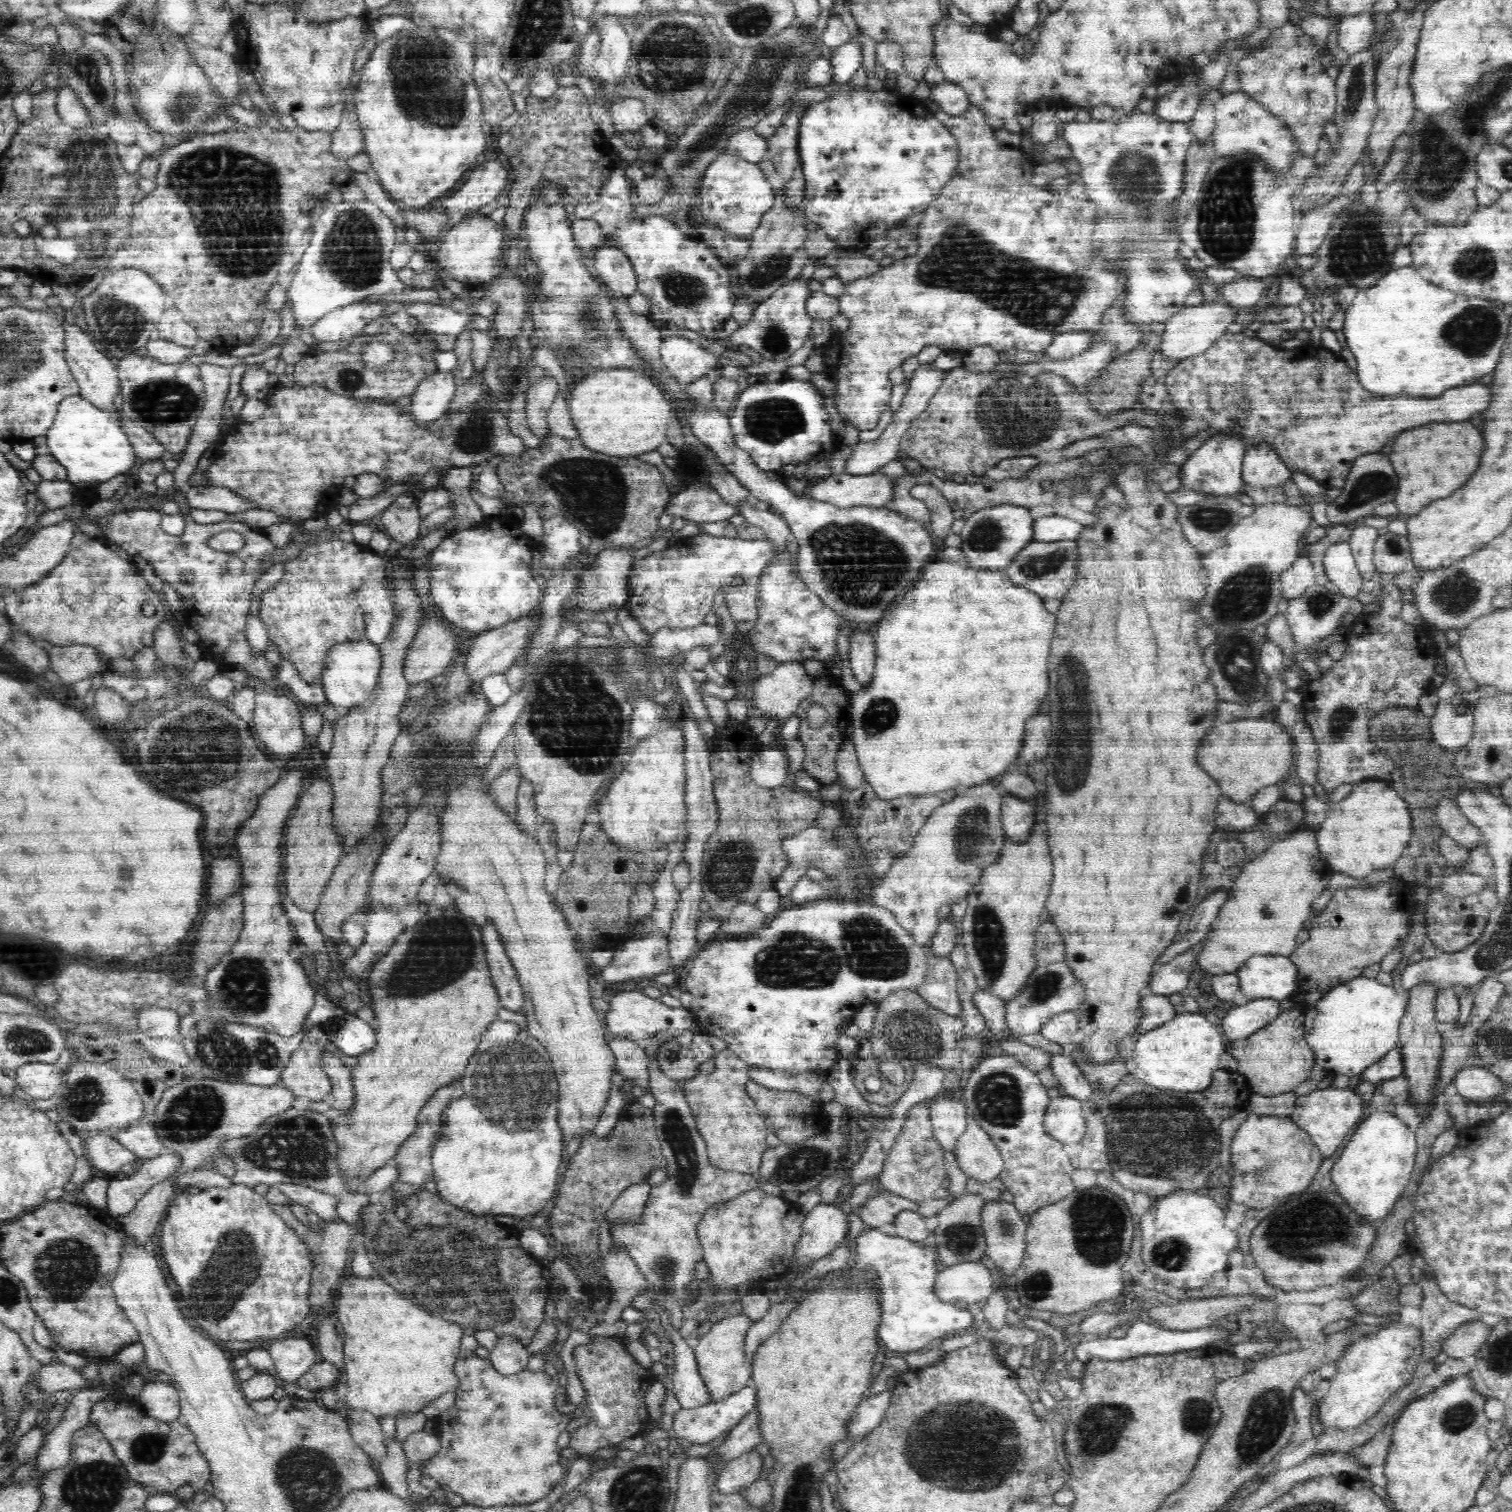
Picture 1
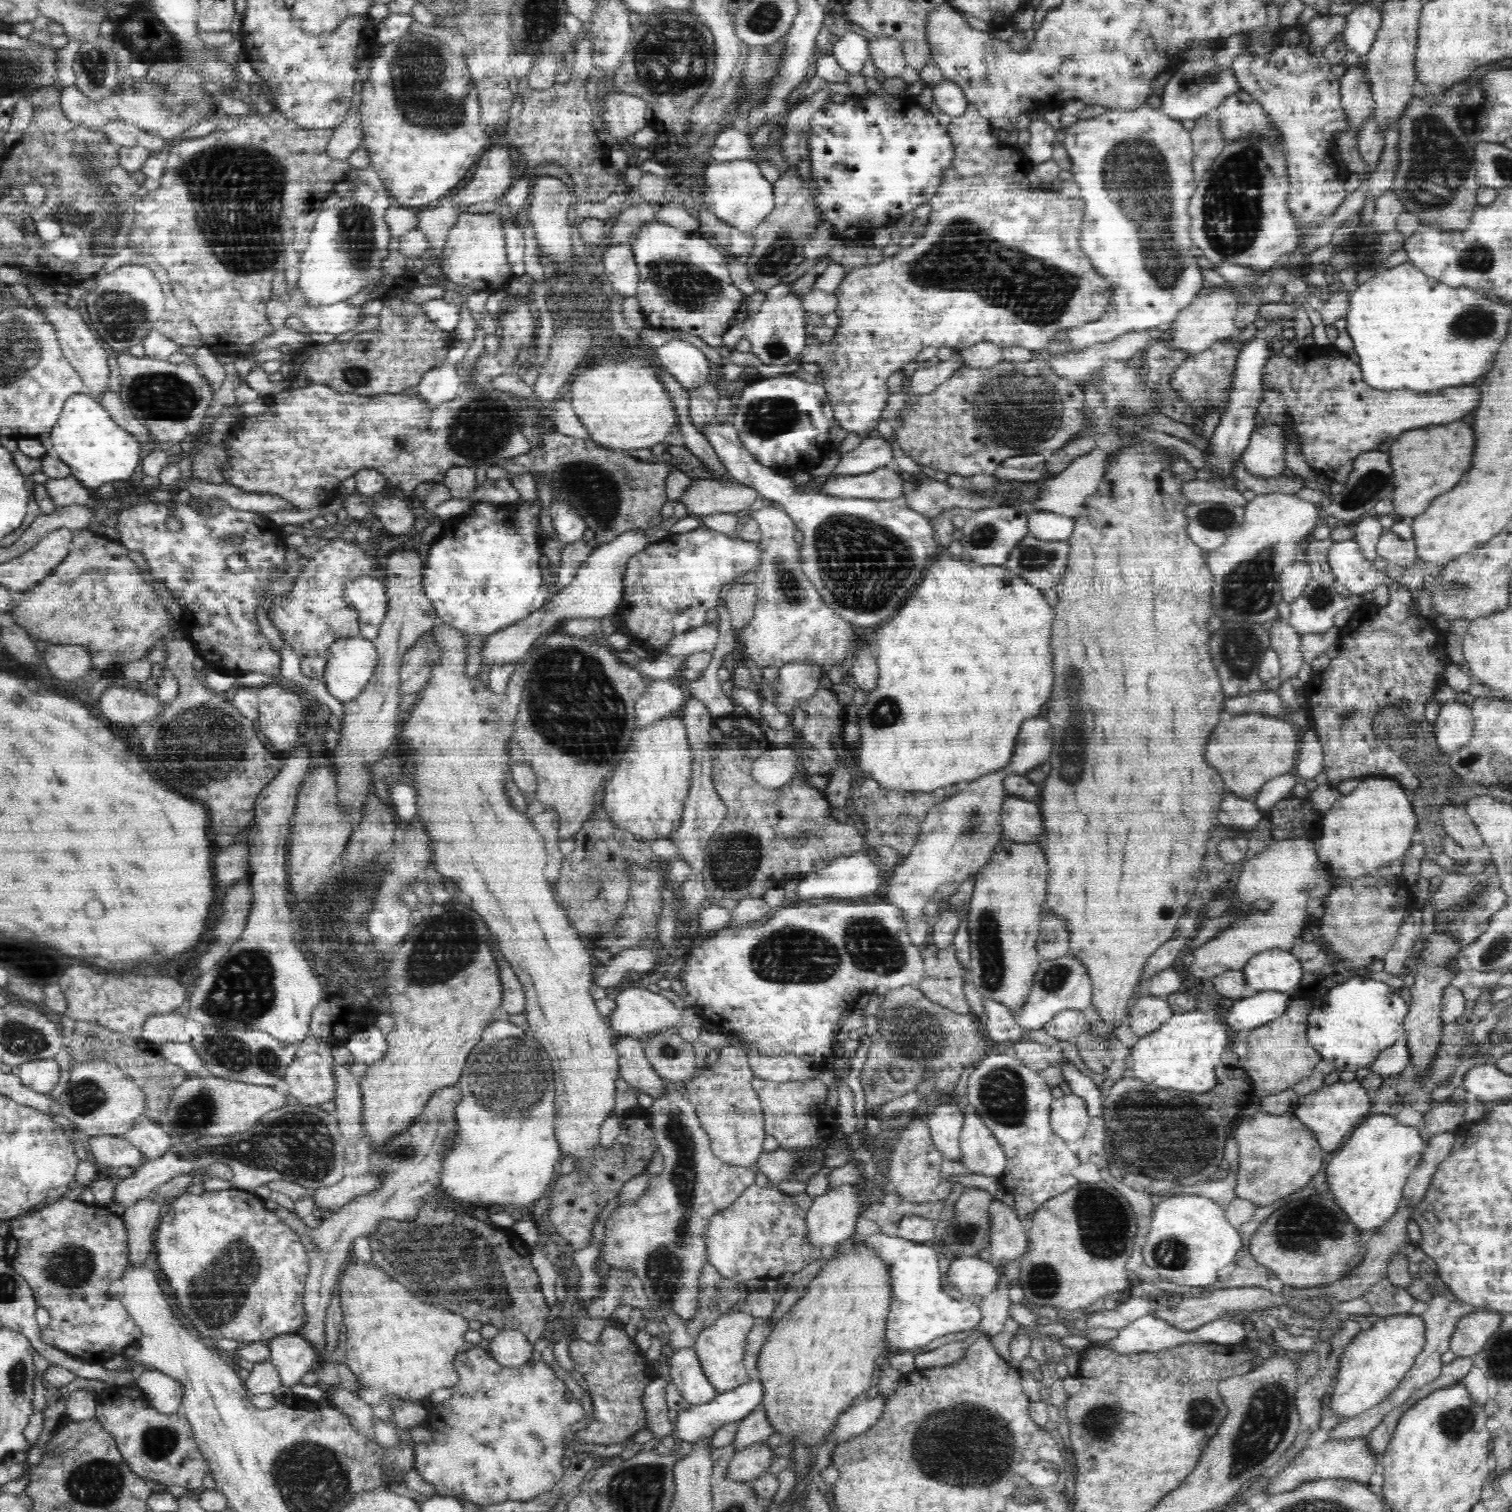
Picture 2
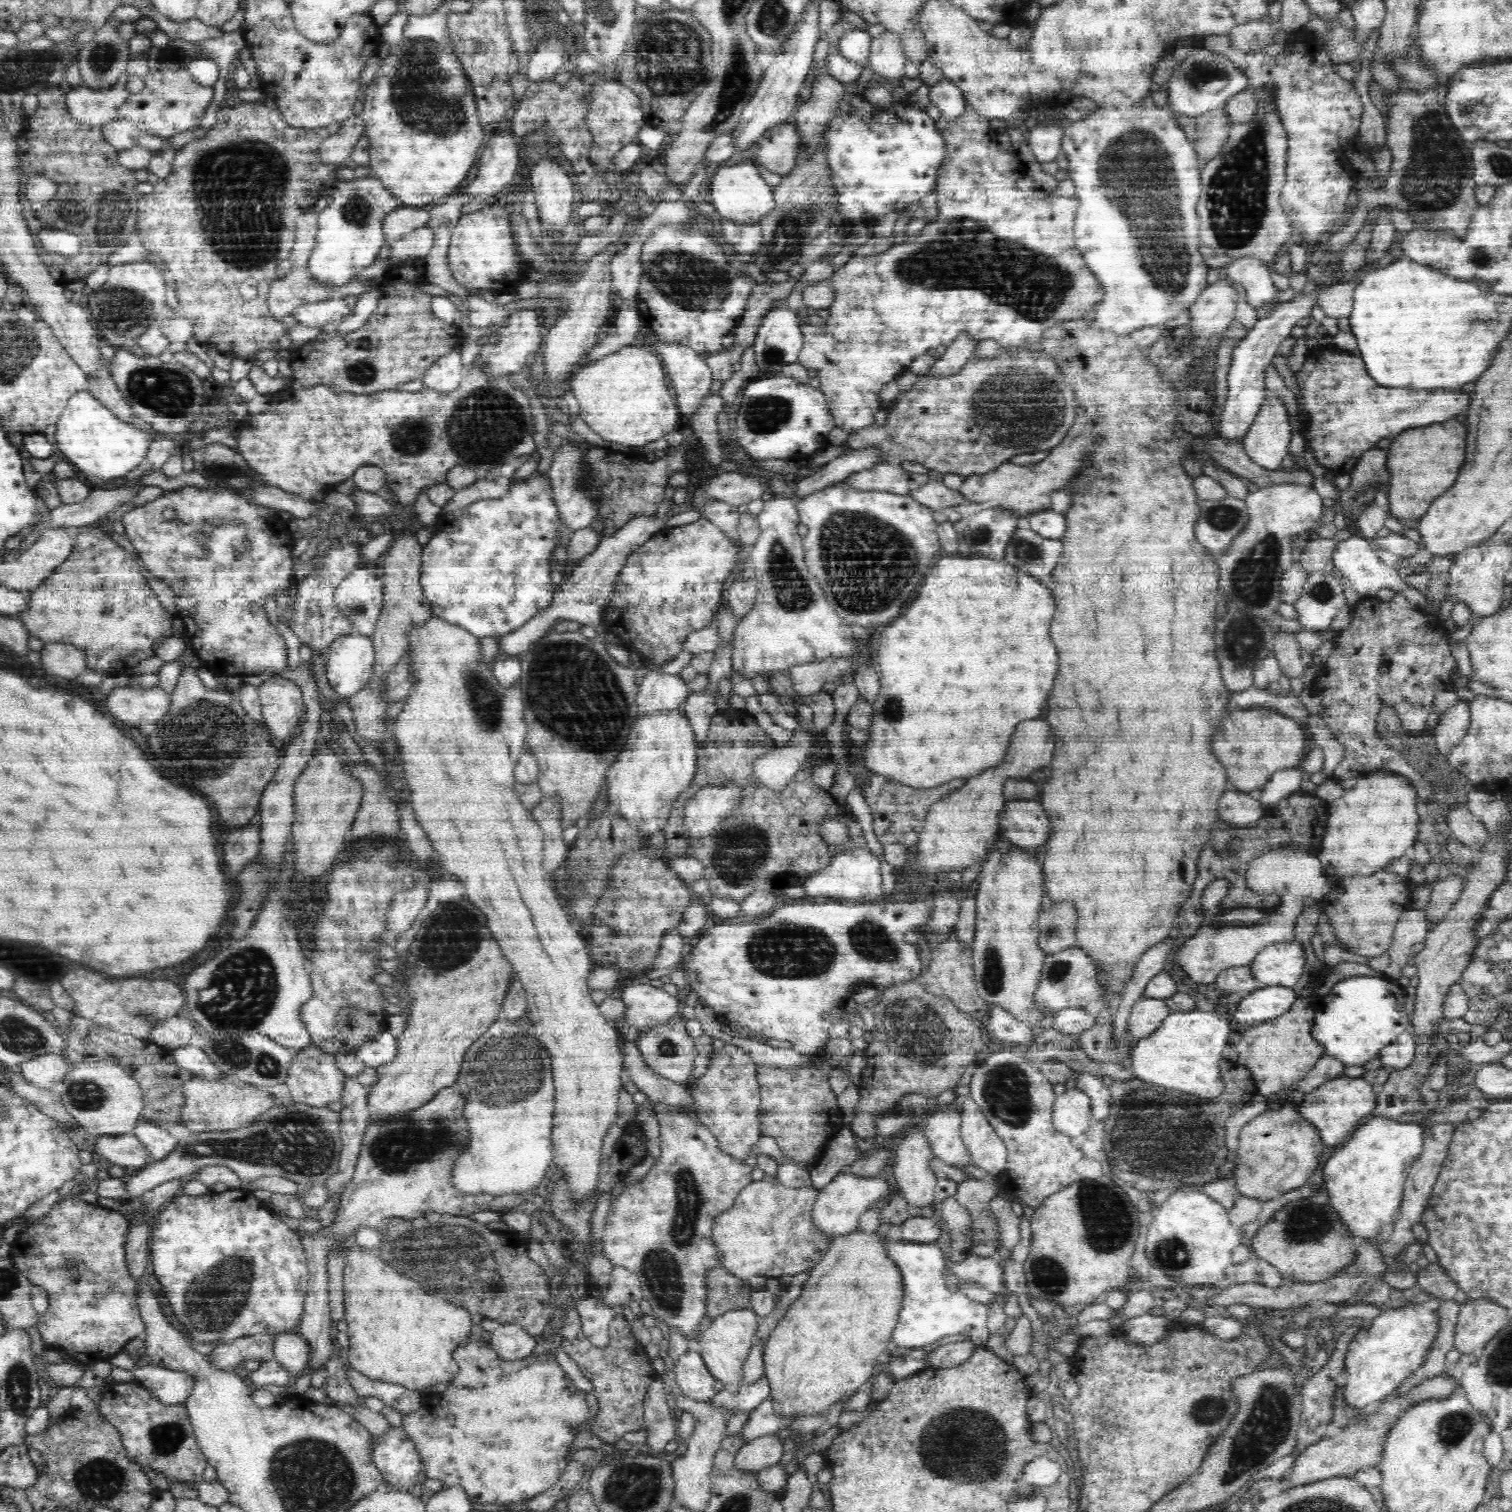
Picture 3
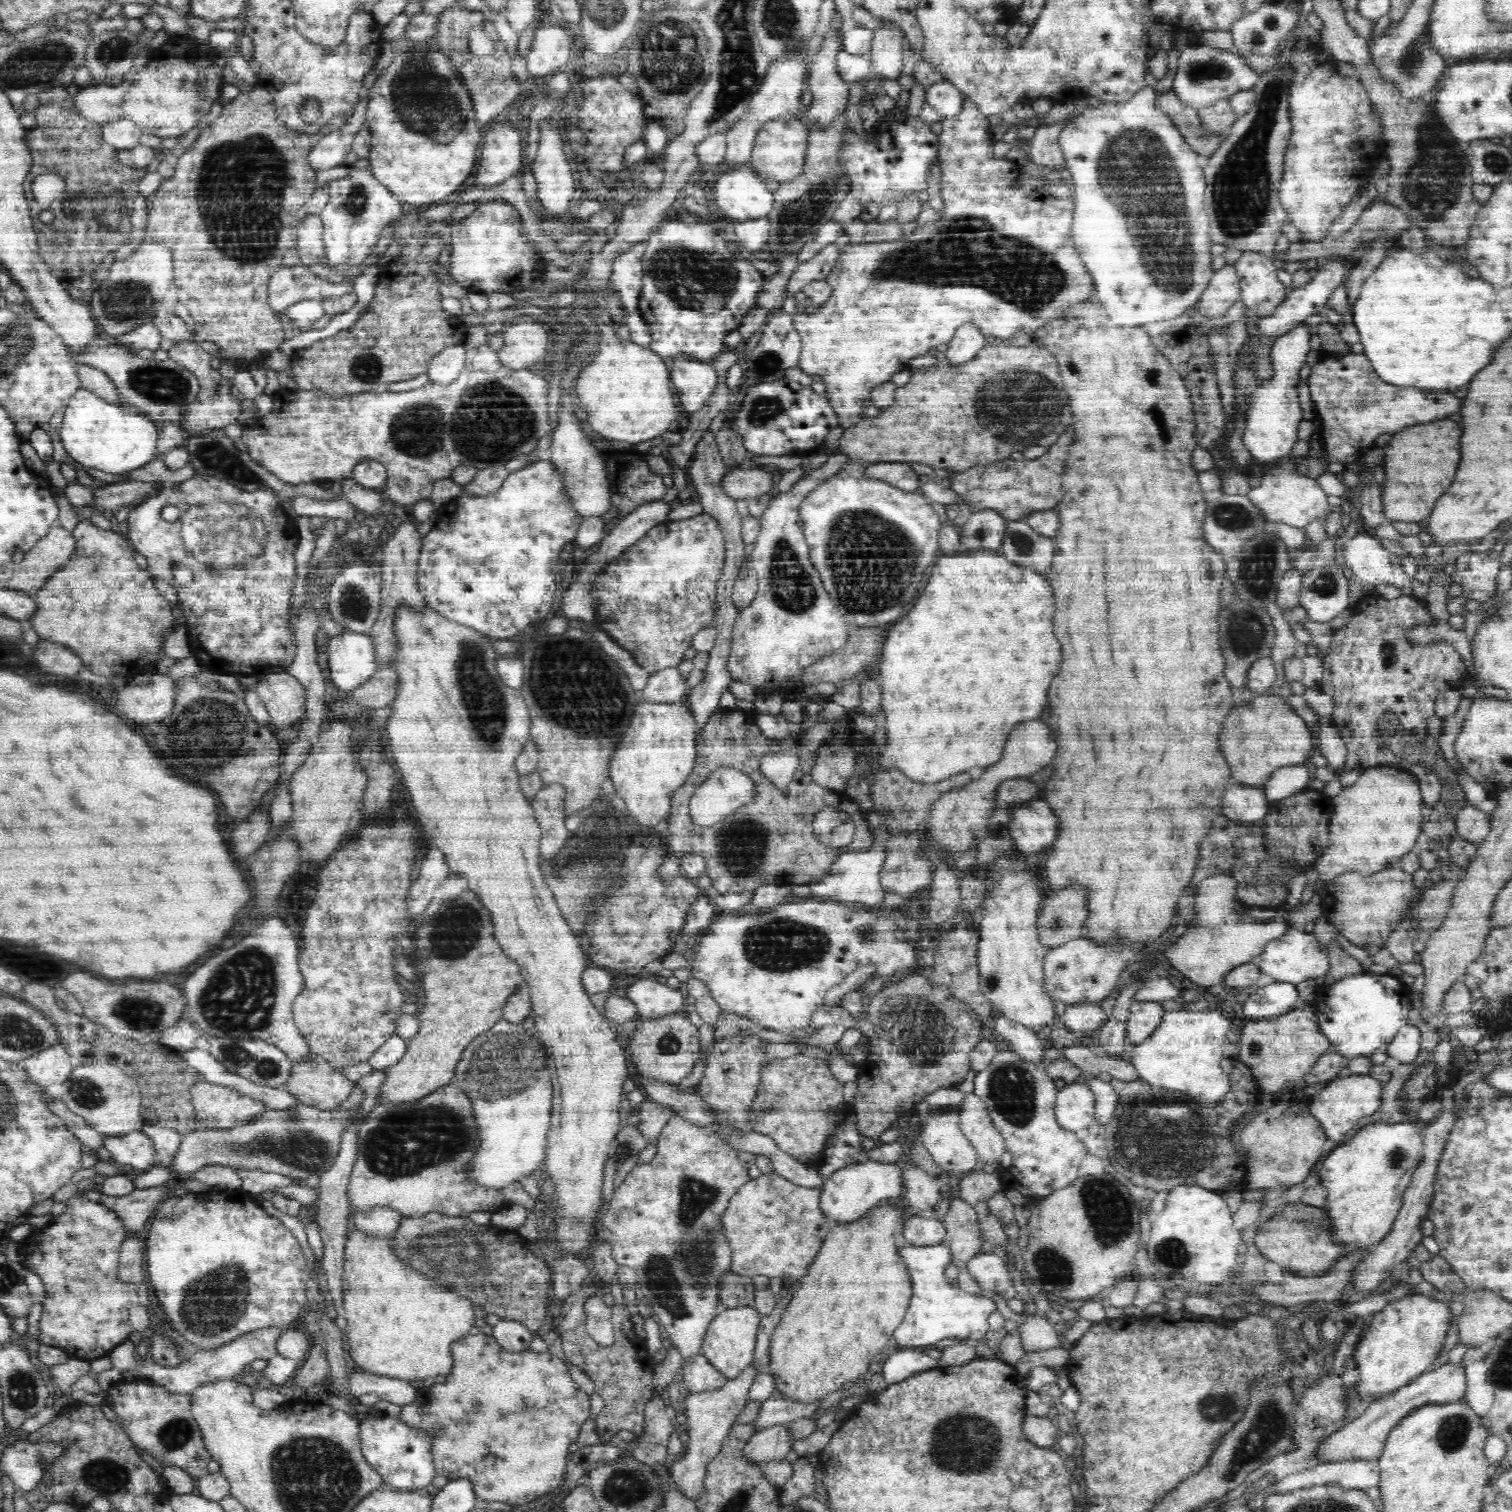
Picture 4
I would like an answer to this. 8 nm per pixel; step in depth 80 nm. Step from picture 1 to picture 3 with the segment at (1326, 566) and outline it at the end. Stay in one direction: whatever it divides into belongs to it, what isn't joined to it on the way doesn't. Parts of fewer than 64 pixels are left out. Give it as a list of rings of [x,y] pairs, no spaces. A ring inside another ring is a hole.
[[[1351,535],[1346,540],[1339,542],[1334,547],[1332,560],[1335,566],[1335,573],[1339,574],[1341,578],[1344,578],[1347,585],[1351,585],[1358,594],[1364,597],[1375,596],[1381,588],[1390,588],[1396,593],[1402,593],[1402,595],[1410,600],[1414,608],[1426,607],[1425,594],[1406,583],[1398,575],[1398,565],[1391,566],[1382,563],[1378,559],[1378,555],[1376,555],[1376,546],[1372,545],[1372,542],[1369,542],[1363,536]]]

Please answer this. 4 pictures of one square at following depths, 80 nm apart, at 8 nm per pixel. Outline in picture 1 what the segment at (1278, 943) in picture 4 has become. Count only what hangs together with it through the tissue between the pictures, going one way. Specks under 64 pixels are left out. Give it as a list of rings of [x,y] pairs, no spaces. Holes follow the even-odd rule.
[[[1281,953],[1252,956],[1236,971],[1246,1000],[1286,999],[1297,986],[1297,965]]]

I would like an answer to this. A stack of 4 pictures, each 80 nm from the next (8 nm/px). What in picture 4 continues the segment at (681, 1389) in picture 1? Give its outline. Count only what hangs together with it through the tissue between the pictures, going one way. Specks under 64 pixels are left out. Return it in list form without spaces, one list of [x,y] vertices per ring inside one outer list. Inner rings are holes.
[[[701,1352],[697,1356],[693,1356],[693,1359],[690,1359],[689,1362],[683,1363],[680,1376],[686,1390],[692,1394],[694,1392],[716,1390],[727,1380]]]

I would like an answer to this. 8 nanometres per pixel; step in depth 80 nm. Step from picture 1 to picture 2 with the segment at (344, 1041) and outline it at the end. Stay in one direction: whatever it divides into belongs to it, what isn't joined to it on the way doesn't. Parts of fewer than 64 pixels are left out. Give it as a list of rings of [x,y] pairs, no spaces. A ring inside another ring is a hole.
[[[369,1024],[362,1027],[360,1031],[354,1031],[352,1038],[343,1046],[348,1048],[358,1061],[370,1064],[384,1056],[385,1044],[386,1034],[378,1026]]]

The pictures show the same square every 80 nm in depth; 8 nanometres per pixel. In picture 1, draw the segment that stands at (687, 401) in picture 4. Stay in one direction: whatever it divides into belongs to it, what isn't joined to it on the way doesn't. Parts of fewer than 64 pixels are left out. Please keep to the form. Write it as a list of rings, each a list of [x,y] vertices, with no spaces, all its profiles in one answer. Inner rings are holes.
[[[670,336],[662,339],[660,357],[667,371],[680,385],[700,379],[719,365],[719,359],[690,339]]]

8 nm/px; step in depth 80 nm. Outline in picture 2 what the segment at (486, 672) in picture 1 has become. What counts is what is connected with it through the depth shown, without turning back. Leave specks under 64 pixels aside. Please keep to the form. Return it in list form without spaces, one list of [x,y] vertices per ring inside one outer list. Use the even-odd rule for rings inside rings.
[[[632,530],[616,536],[614,540],[600,544],[587,556],[587,559],[578,567],[572,582],[556,593],[542,608],[531,612],[525,619],[511,624],[501,631],[486,636],[482,648],[482,667],[504,666],[504,664],[519,663],[524,660],[537,638],[557,629],[560,622],[574,618],[604,618],[618,610],[622,602],[622,580],[626,572],[626,564],[638,552],[642,552],[649,545],[648,530]]]

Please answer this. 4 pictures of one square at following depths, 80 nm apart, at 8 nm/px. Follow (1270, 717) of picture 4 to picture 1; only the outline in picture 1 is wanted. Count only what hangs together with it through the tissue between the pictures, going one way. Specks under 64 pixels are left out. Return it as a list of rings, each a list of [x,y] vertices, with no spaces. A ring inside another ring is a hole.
[[[1267,716],[1242,718],[1234,722],[1220,722],[1210,730],[1210,736],[1202,740],[1202,748],[1198,748],[1198,760],[1202,760],[1202,770],[1210,772],[1210,776],[1218,776],[1218,784],[1222,784],[1224,797],[1238,804],[1251,801],[1260,788],[1276,784],[1282,780],[1292,767],[1292,738],[1284,732],[1280,724],[1266,722]]]

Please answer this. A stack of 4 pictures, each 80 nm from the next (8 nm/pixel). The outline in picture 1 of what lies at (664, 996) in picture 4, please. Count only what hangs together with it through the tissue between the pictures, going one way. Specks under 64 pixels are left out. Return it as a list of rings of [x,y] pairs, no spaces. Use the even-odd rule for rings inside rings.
[[[640,990],[620,991],[609,1001],[609,1009],[603,1012],[606,1015],[606,1028],[614,1037],[624,1037],[630,1040],[643,1042],[649,1037],[664,1032],[680,1033],[683,1030],[693,1029],[698,1032],[697,1020],[688,1008],[672,1008],[664,1005],[659,999],[652,999]]]

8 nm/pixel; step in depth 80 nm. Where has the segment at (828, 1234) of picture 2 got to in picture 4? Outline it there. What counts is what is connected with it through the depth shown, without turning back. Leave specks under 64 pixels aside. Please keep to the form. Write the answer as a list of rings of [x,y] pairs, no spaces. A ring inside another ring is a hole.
[[[860,1162],[854,1168],[842,1168],[831,1173],[830,1179],[824,1181],[820,1189],[822,1213],[836,1225],[850,1224],[858,1217],[865,1216],[870,1208],[875,1208],[884,1198],[898,1198],[902,1192],[902,1180],[904,1173],[900,1178],[900,1166],[893,1162]]]

